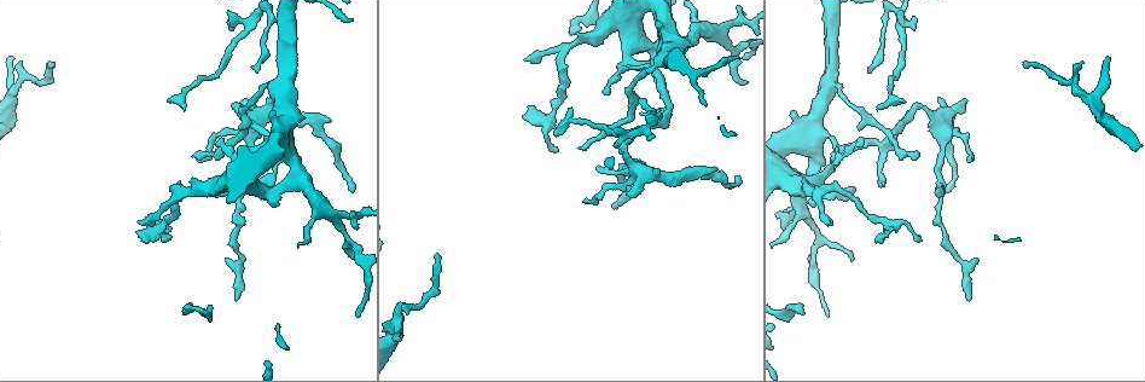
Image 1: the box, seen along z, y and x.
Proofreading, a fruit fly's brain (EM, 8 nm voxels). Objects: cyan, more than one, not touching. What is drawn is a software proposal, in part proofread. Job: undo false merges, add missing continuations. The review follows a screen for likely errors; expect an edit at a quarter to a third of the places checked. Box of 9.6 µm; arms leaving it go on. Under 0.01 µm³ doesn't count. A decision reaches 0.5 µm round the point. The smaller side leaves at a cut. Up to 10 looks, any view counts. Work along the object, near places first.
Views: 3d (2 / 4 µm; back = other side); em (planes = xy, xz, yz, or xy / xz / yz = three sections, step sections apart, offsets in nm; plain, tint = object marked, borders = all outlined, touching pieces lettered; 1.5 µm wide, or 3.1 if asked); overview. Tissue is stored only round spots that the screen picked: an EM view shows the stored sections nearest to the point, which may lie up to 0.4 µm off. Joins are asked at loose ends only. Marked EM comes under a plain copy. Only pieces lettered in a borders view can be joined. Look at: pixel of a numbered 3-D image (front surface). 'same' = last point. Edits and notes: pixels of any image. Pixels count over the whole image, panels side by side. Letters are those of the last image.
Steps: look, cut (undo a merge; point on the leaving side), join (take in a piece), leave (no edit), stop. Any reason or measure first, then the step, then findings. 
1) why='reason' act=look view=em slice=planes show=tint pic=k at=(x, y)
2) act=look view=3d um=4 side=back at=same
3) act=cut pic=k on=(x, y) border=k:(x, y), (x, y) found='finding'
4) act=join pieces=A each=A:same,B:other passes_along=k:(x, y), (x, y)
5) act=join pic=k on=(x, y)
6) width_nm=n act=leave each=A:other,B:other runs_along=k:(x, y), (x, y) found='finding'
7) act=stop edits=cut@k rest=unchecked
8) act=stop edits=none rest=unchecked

act=look view=em slice=xy step=4 show=tint pic=1 at=(400, 339)

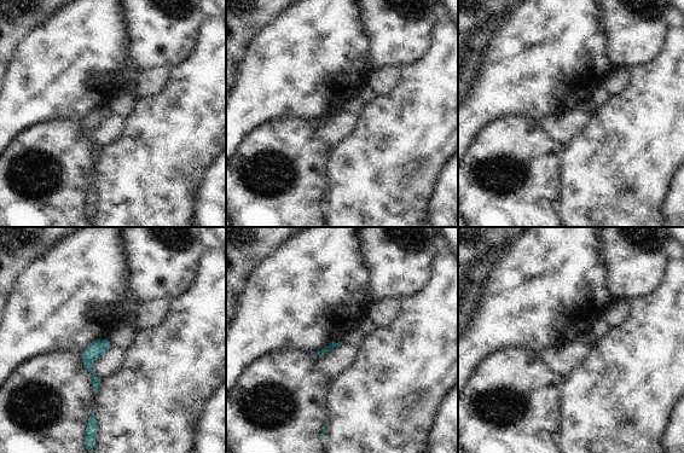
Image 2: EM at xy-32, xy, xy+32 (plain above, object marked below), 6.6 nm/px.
act=look view=em slice=planes show=tint at=same

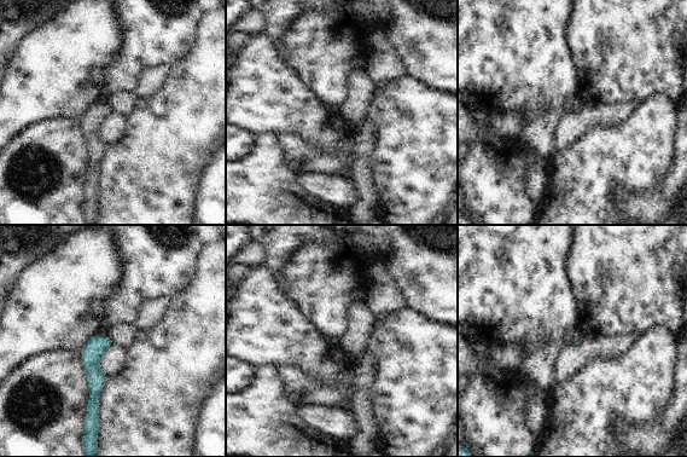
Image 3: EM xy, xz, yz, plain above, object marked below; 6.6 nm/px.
why='what lies round it' act=look view=em slice=planes show=borders at=same

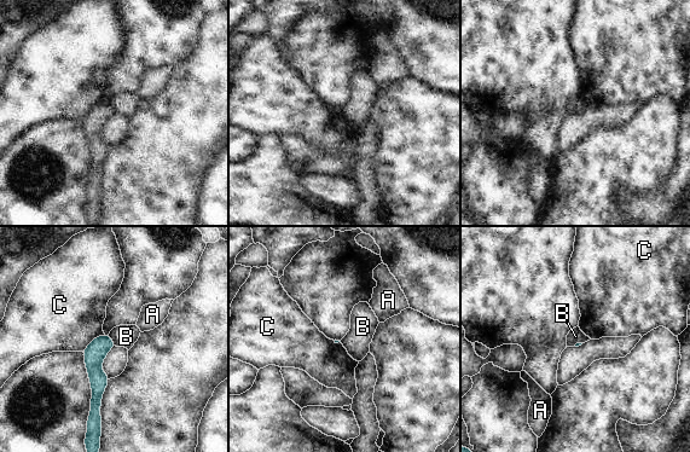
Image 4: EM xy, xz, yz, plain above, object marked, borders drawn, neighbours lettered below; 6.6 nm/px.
act=leave each=A:other,B:other,C:other runs_along=4:(105, 337), (96, 352), (94, 412) found='none of them fits'

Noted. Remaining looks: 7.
act=look view=em slice=planes show=borders pic=1 at=(182, 108)

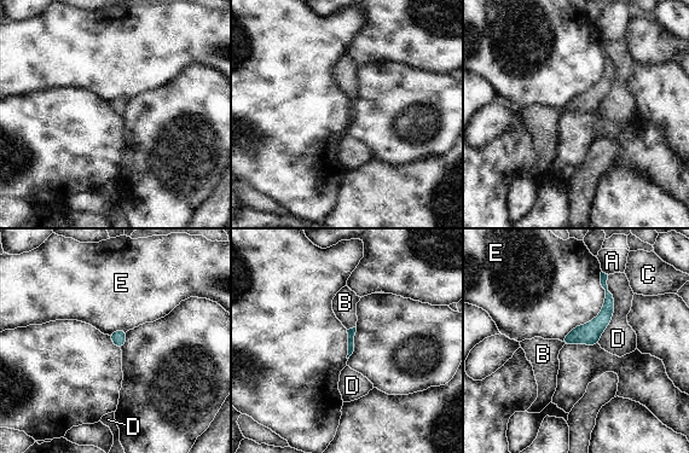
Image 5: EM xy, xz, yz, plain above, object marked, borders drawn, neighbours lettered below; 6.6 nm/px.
longest_contact=E:550nm act=join pieces=B each=A:other,B:same,C:other,D:other,E:other passes_along=5:(351, 332), (351, 329), (345, 302) found='it goes on there'

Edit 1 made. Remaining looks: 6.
why='redraw' act=look view=overview

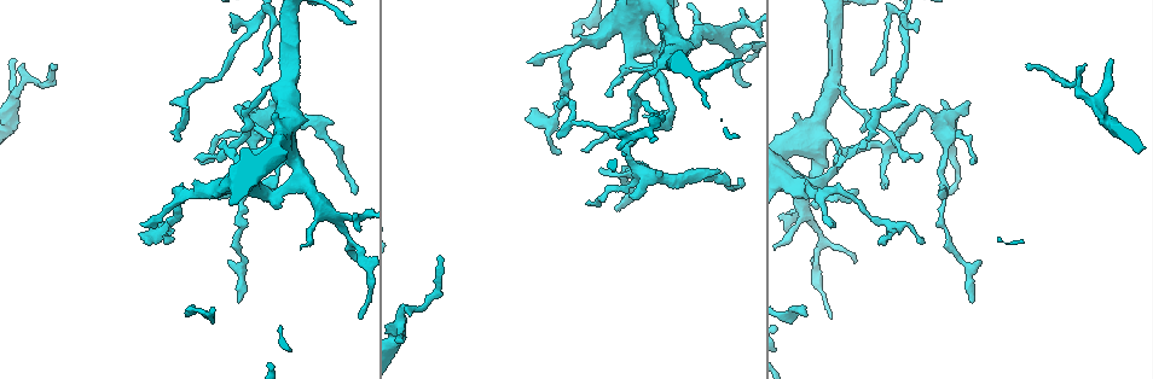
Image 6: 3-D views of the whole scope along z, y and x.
why='thin neck' act=look view=em slice=planes show=borders pic=6 at=(651, 115)

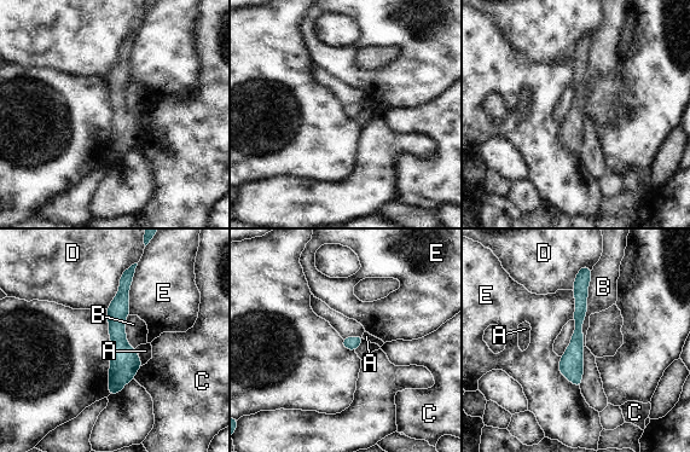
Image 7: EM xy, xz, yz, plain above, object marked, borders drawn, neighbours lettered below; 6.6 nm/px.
width_nm=90 longest_contact=B:500nm act=leave each=A:other,B:other,C:other,D:other,E:other found='one neuron here'

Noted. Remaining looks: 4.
why='thin end' act=look view=3d um=4 side=back pic=6 at=(359, 317)

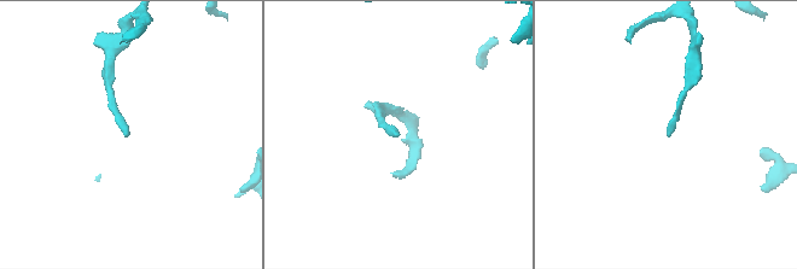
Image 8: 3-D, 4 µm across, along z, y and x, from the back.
act=look view=em slice=planes show=borders pic=8 at=(669, 135)

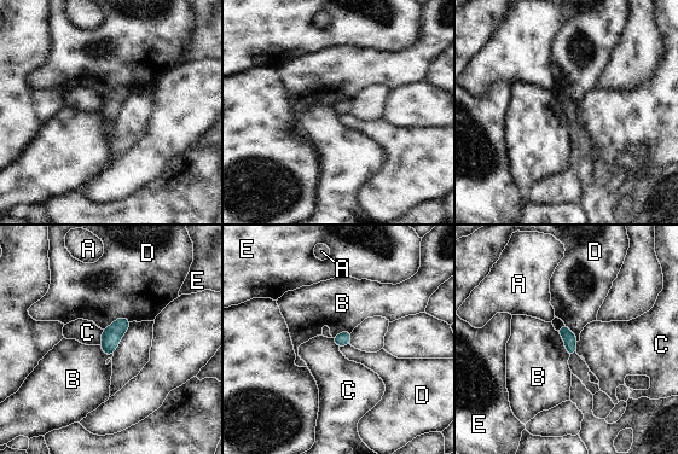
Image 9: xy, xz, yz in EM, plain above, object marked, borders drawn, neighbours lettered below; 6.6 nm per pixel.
width_nm=80 act=leave each=A:other,B:other,C:other,D:other,E:other border=9:(556, 331), (562, 337), (569, 356) found='no lettered piece goes on from it'

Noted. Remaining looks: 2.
act=stop edits=join@5 rest=unchecked

